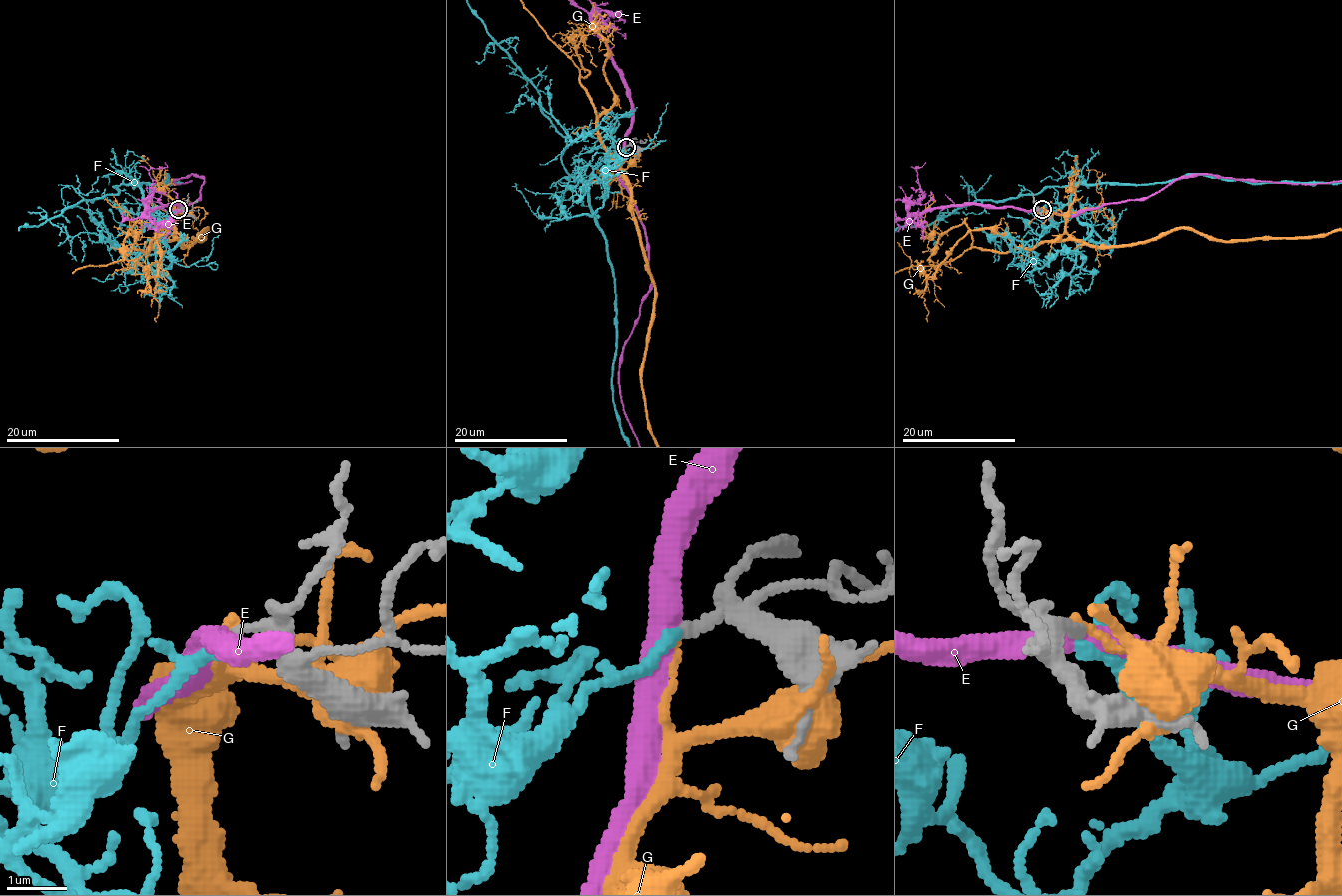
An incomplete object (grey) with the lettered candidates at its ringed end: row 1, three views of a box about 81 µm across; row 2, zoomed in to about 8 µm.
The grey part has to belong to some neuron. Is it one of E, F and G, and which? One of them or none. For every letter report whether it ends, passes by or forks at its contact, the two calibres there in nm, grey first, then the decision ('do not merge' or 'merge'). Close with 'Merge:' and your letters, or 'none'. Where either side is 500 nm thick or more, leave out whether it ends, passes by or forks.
E: it passes by; 130 nm thick on the grey side, 400 nm on the other; do not merge
F: it ends there; 130 nm thick on the grey side, 190 nm on the other; merge
G: it ends there; 170 nm thick on the grey side, 130 nm on the other; do not merge
Merge: F

